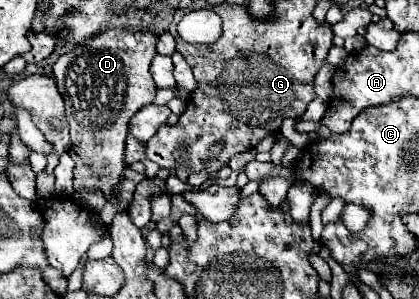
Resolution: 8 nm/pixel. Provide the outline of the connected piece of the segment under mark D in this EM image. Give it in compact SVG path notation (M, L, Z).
M107 28L99 32L93 38L87 38L83 46L75 46L71 52L61 54L57 62L53 64L53 78L57 82L59 94L65 102L65 118L71 128L71 146L69 154L75 160L73 168L73 182L75 190L91 190L99 188L109 198L111 190L119 186L121 174L127 170L125 166L125 138L127 138L127 122L133 118L135 112L139 112L143 106L151 104L151 98L155 98L157 86L149 74L149 66L155 50L155 36L149 32L143 32L139 28Z

